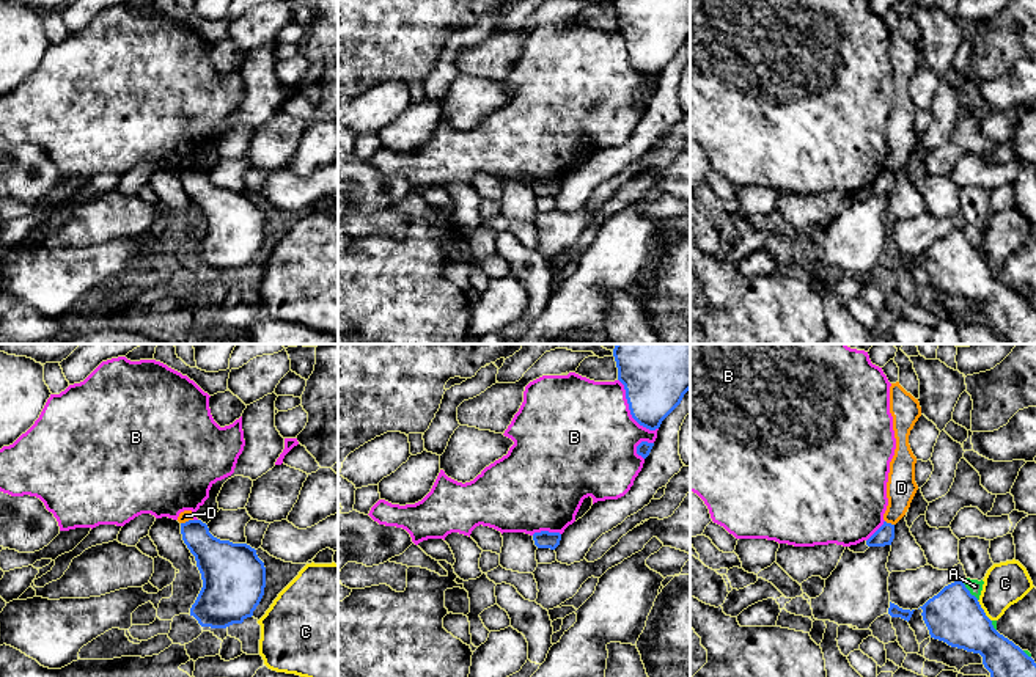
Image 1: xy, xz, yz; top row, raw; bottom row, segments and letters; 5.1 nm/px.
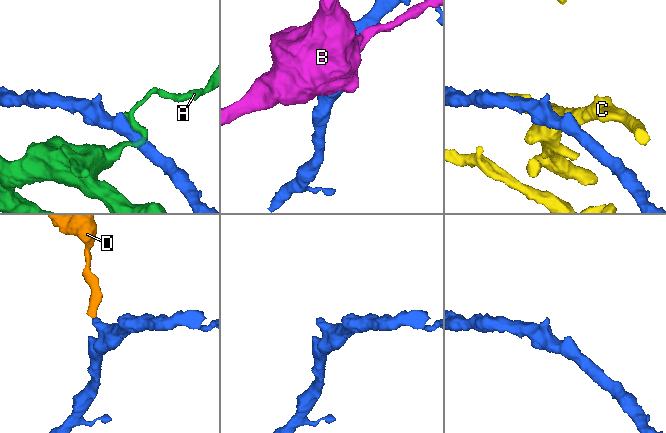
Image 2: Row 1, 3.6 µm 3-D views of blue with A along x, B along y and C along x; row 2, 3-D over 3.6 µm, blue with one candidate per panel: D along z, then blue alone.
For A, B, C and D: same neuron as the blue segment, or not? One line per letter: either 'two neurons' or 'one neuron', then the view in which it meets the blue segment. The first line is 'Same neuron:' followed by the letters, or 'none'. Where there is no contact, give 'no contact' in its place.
Same neuron: none
A: two neurons | yz
B: two neurons | xz
C: two neurons | yz
D: two neurons | xy

